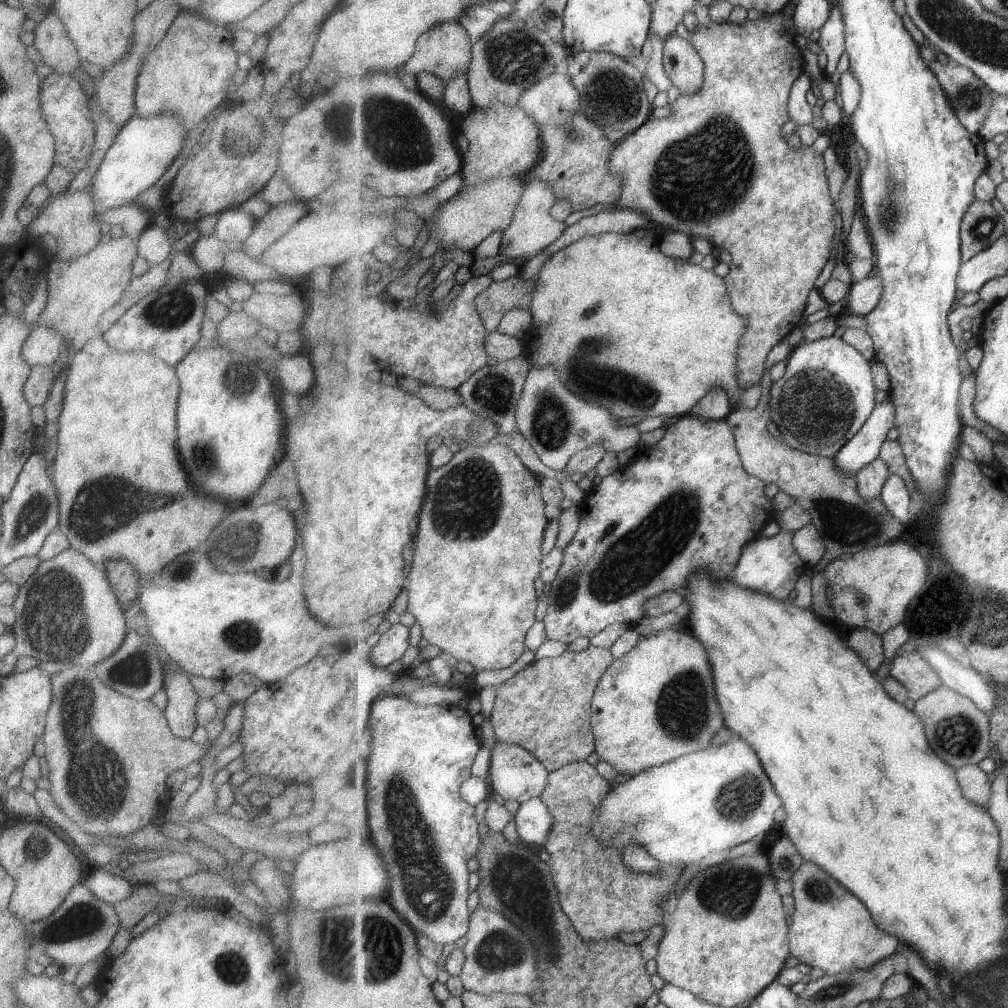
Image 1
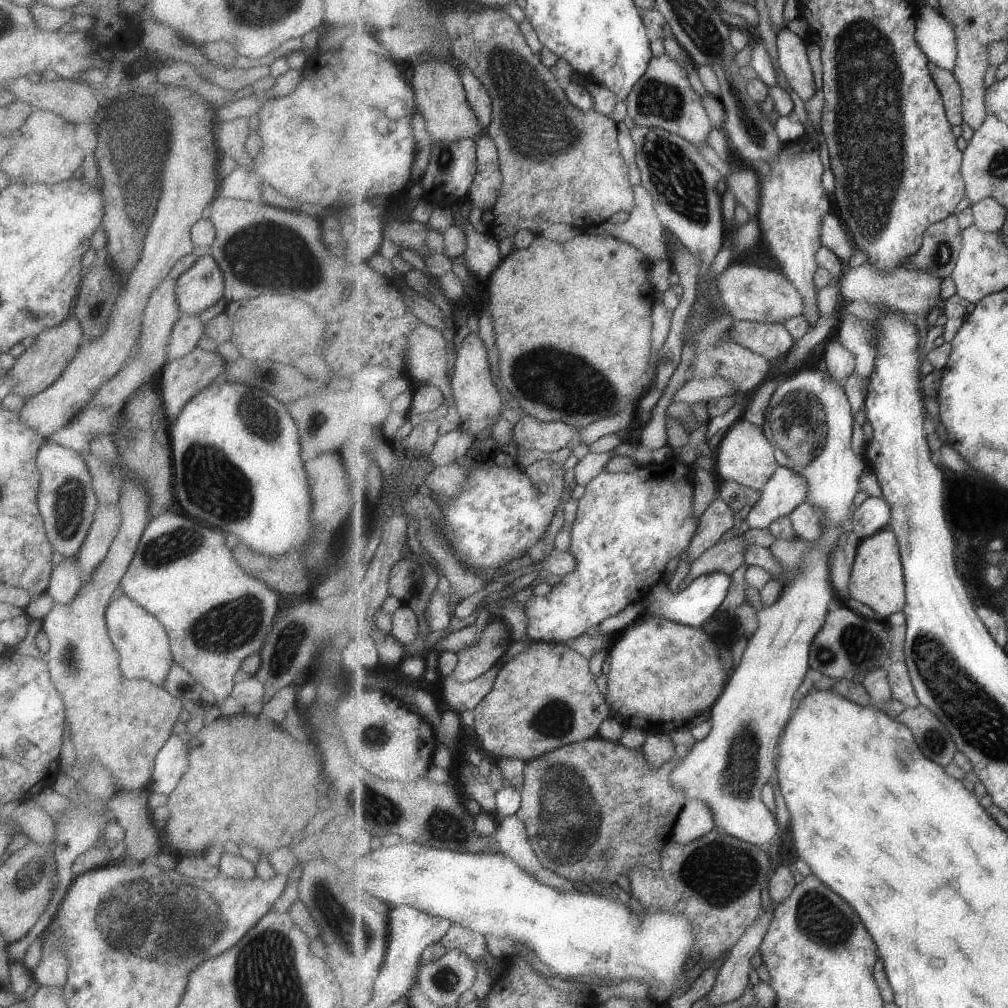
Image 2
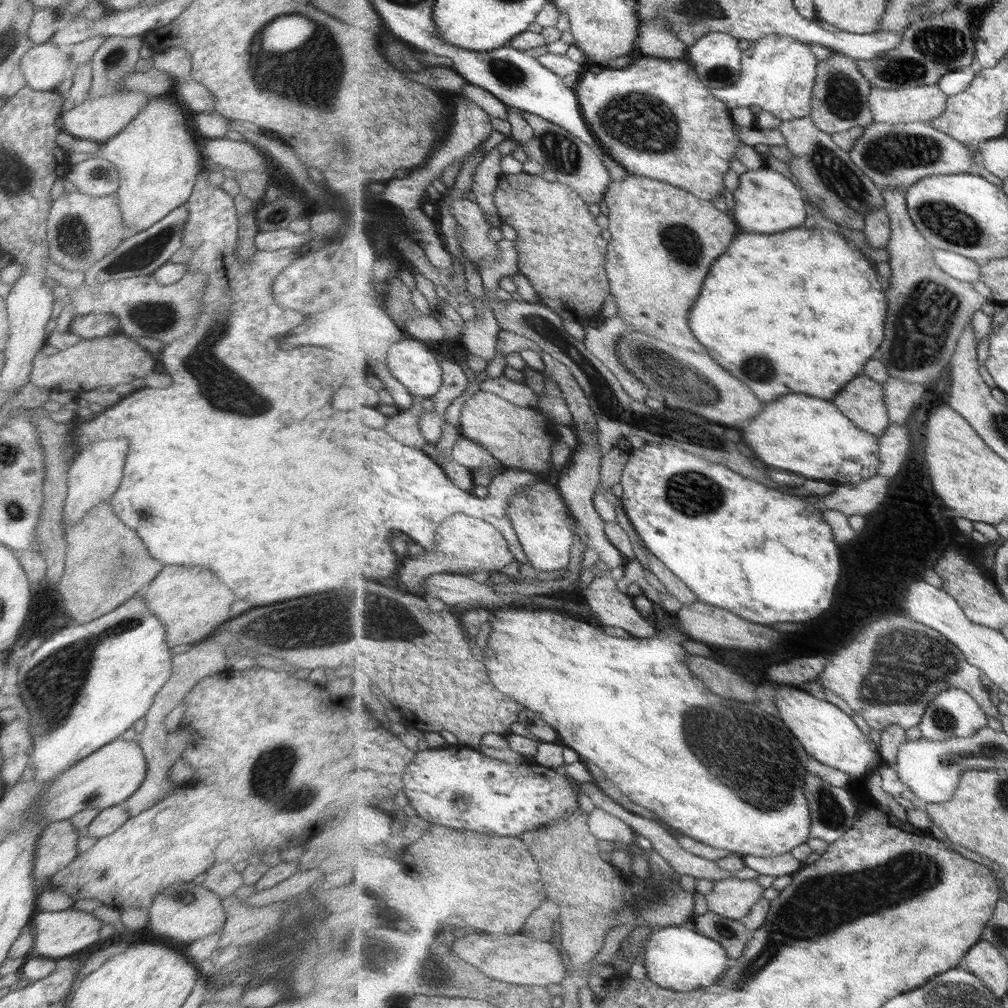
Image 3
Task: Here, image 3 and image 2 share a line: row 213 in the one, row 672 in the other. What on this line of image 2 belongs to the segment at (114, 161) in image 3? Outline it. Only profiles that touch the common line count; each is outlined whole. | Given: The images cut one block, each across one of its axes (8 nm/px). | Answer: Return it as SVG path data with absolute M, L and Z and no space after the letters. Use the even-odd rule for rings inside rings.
M122 594L105 606L103 620L109 640L118 652L118 666L123 678L147 680L157 686L163 686L173 660L165 629L155 617L133 602L129 596Z

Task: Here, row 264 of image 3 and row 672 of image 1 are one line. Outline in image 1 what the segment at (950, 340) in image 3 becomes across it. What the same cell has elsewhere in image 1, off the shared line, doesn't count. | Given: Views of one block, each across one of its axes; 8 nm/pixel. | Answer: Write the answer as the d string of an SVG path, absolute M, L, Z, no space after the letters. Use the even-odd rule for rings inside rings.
M905 651L895 656L890 675L909 689L914 701L943 685L939 673L919 651Z

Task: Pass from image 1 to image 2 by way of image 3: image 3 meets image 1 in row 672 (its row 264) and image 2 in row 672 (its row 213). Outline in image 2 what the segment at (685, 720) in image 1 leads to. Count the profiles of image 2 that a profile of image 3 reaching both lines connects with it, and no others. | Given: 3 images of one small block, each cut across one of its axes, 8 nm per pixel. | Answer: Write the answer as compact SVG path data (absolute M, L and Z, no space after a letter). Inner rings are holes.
M661 617L633 623L617 635L609 648L610 671L607 674L608 701L612 712L626 728L641 728L650 734L670 733L685 728L694 716L709 713L721 698L732 671L724 671L719 661L719 644L704 627L685 626Z

